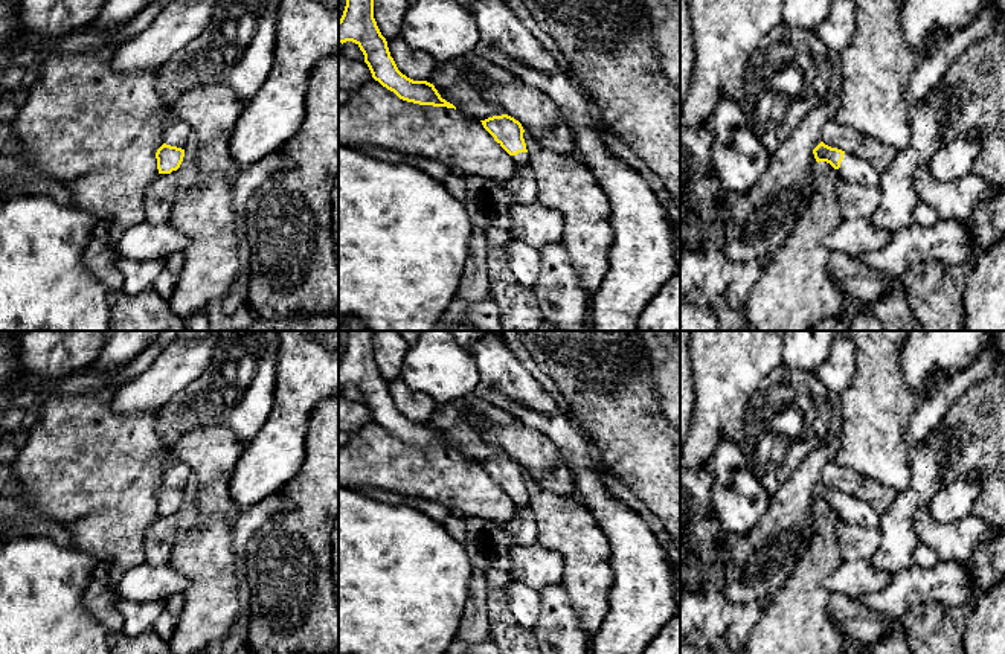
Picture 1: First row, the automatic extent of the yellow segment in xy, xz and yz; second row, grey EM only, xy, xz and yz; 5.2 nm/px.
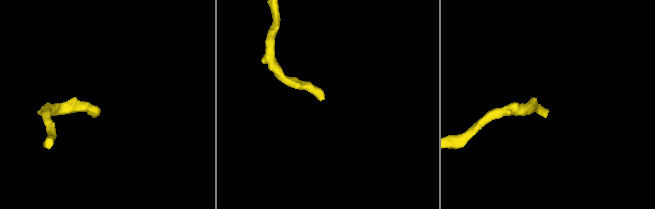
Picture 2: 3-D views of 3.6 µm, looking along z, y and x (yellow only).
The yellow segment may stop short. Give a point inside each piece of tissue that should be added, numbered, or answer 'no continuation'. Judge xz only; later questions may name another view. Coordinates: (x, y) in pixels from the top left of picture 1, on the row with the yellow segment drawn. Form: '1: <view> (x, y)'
1: xz (522, 159)

